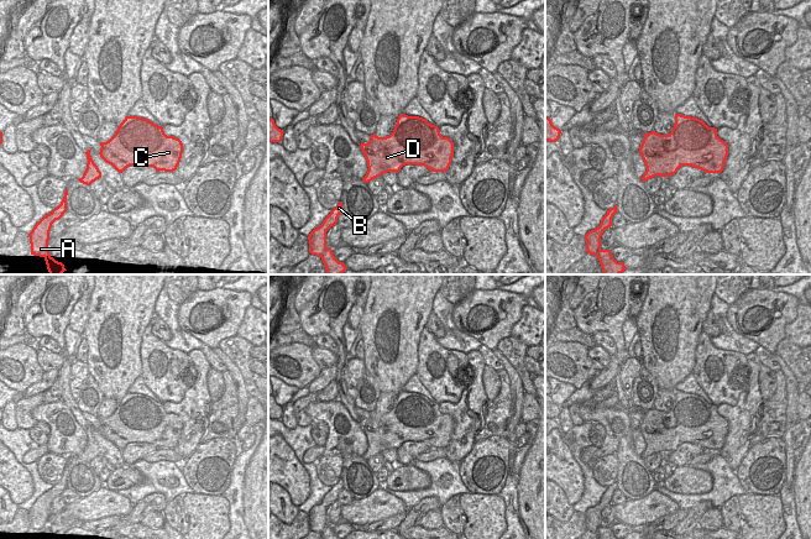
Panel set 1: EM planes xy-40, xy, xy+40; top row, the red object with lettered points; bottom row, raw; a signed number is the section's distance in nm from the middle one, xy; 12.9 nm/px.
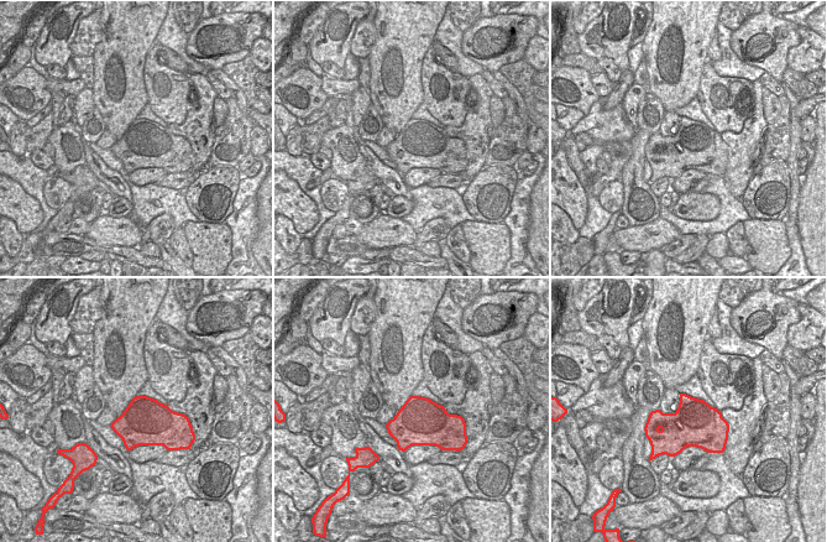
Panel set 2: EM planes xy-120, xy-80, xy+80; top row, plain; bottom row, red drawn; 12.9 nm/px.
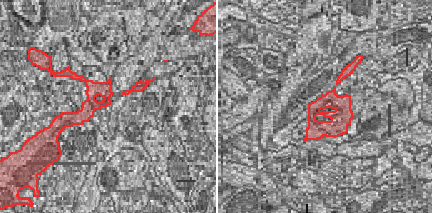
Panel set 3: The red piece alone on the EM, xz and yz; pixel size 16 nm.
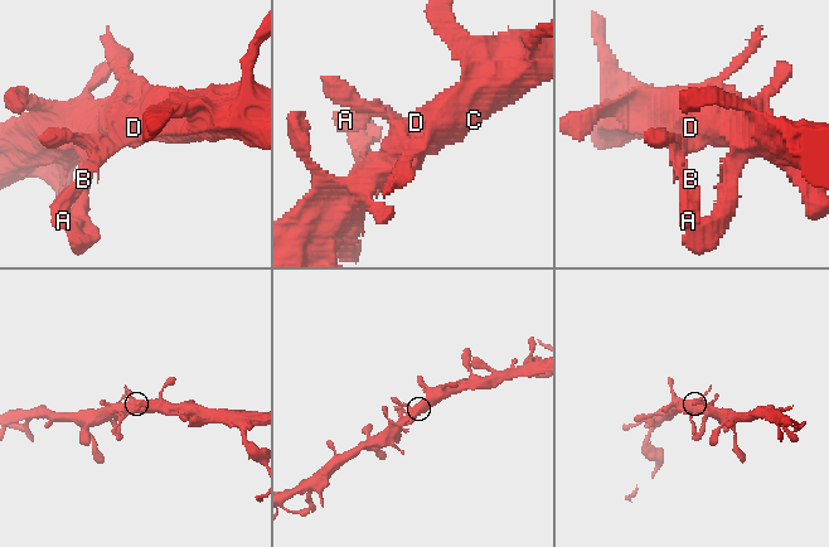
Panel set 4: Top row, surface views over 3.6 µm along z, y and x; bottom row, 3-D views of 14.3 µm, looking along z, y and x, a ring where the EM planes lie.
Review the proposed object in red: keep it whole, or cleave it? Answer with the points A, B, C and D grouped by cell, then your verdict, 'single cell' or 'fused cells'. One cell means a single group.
A B C D | single cell

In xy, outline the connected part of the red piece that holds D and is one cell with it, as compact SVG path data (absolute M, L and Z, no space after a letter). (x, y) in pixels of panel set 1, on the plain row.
M401 391L397 396L393 409L386 414L371 412L367 420L360 422L367 438L368 448L362 455L365 460L381 454L387 449L398 450L406 441L424 443L430 449L446 449L454 433L454 419L449 414L440 412L439 404L429 401L419 393L408 393Z

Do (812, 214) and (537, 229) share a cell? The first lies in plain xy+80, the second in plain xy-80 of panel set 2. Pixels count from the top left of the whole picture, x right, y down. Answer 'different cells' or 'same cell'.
same cell

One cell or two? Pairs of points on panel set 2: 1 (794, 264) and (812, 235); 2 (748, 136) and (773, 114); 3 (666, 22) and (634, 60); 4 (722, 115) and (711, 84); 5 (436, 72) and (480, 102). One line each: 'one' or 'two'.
1: two
2: two
3: two
4: one
5: two

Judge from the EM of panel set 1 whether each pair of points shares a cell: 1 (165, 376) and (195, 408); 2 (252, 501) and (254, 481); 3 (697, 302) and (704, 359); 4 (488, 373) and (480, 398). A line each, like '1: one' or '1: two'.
1: two
2: one
3: two
4: two

